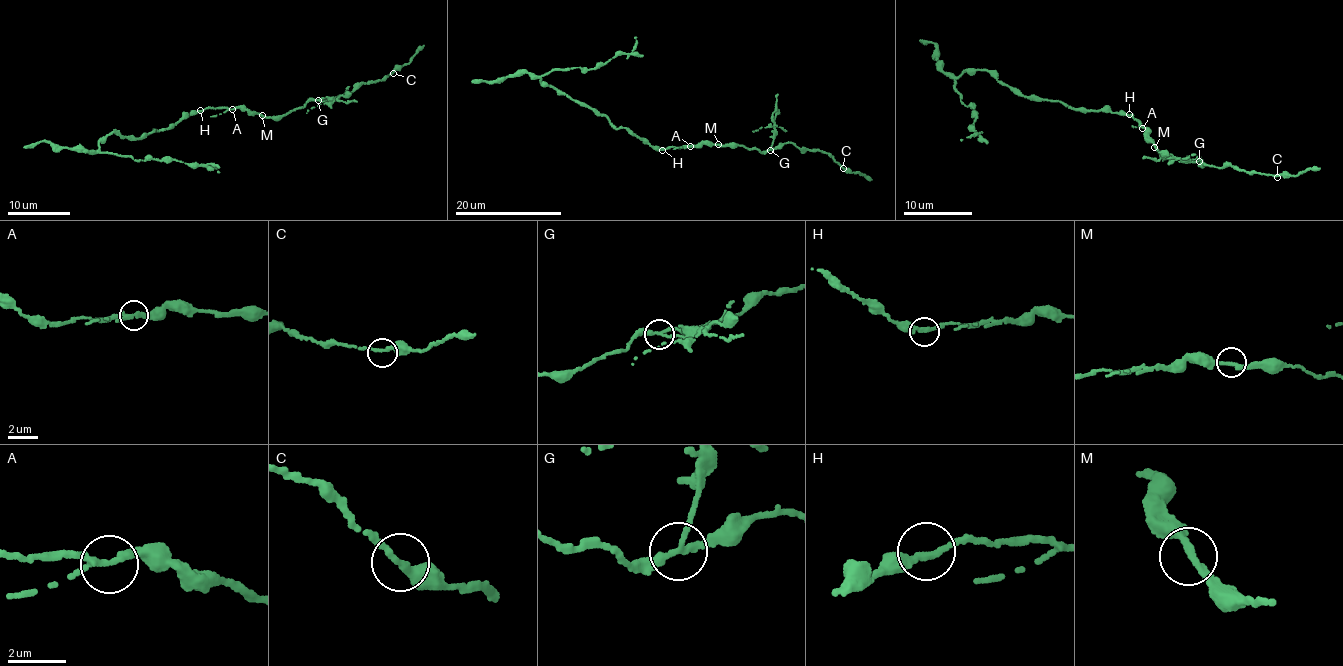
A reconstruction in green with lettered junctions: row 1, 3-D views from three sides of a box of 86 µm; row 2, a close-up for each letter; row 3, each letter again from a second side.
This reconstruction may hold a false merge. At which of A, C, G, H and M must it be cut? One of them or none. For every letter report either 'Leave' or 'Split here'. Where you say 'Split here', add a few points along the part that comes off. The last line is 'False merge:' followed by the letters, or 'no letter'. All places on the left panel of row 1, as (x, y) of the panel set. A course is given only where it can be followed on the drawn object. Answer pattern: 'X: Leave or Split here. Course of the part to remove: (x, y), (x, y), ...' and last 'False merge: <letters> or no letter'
A: Leave
C: Leave
G: Split here. Course of the part to remove: (317, 101), (331, 102), (337, 98), (346, 103), (356, 100)
H: Leave
M: Leave
False merge: G

